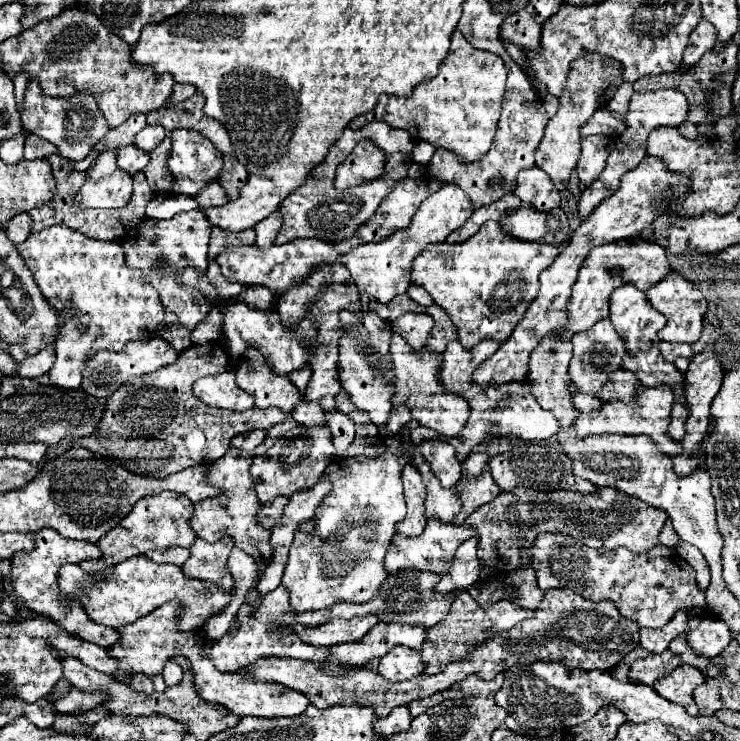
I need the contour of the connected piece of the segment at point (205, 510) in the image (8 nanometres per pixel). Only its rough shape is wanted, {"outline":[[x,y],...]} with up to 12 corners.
{"outline":[[229,448],[209,466],[223,496],[195,504],[197,538],[225,536],[271,564],[271,530],[259,526],[253,458]]}

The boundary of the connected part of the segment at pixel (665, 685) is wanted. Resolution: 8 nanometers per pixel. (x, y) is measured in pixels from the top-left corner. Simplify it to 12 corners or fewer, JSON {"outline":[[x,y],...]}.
{"outline":[[681,664],[653,688],[697,716],[693,690],[705,682],[699,668]]}

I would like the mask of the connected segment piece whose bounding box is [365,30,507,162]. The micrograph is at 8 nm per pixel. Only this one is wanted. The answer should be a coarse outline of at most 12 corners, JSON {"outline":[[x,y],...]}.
{"outline":[[457,30],[433,80],[365,120],[479,160],[507,68]]}

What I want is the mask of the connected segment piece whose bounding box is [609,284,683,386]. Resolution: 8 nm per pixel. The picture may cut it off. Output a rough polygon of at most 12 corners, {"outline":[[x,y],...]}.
{"outline":[[645,292],[611,294],[609,318],[627,346],[623,370],[643,386],[679,384],[659,354],[665,326]]}

